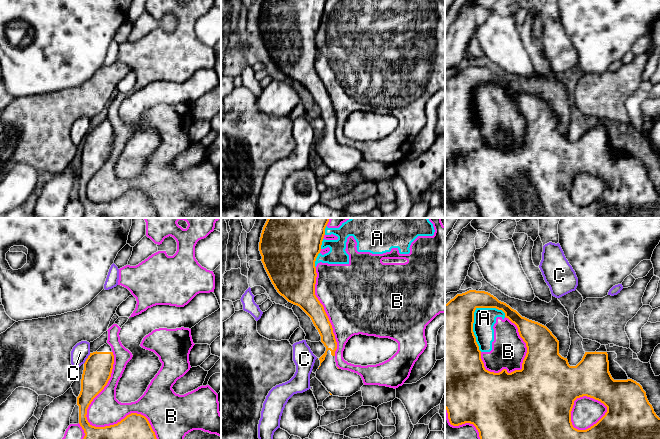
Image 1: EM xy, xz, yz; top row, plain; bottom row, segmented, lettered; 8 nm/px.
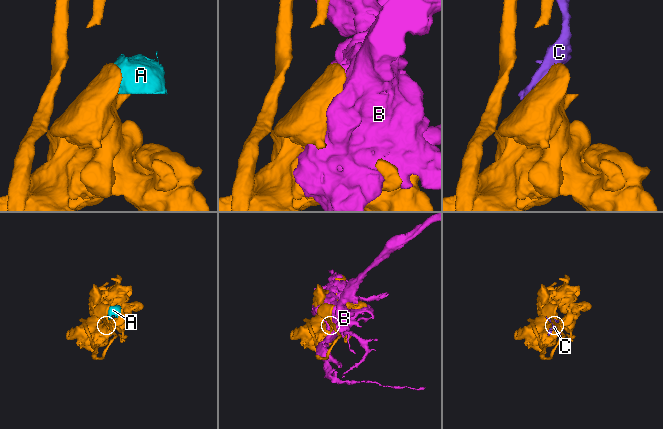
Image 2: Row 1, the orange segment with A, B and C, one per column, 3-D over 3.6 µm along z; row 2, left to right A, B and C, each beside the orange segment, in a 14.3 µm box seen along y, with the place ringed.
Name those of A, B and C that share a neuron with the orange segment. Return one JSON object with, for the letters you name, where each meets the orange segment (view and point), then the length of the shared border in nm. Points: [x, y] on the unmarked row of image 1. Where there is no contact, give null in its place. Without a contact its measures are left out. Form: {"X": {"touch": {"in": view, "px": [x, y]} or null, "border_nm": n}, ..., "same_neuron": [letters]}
{"C": {"touch": {"in": "xy", "px": [87, 134]}, "border_nm": 110}, "same_neuron": ["C"]}

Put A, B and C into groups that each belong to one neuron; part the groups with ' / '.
A B / C

